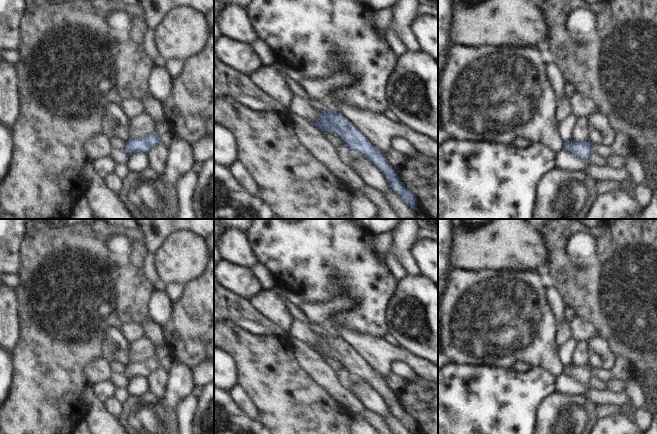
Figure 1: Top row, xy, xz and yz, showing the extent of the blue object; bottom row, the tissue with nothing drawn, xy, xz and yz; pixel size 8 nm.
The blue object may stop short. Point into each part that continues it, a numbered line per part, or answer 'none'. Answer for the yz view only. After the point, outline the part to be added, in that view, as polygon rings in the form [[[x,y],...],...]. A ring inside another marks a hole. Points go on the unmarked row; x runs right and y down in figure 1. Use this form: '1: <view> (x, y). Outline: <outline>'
none.

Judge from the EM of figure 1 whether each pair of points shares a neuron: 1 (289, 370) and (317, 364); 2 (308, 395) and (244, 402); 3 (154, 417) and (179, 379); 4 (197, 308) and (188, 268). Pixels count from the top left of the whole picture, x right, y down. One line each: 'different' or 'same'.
1: different
2: different
3: same
4: different

